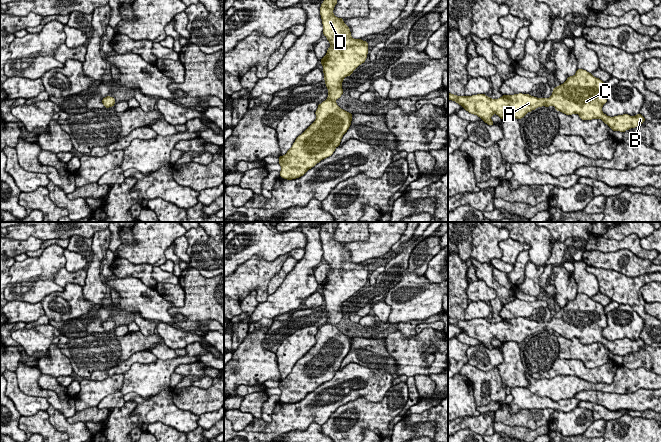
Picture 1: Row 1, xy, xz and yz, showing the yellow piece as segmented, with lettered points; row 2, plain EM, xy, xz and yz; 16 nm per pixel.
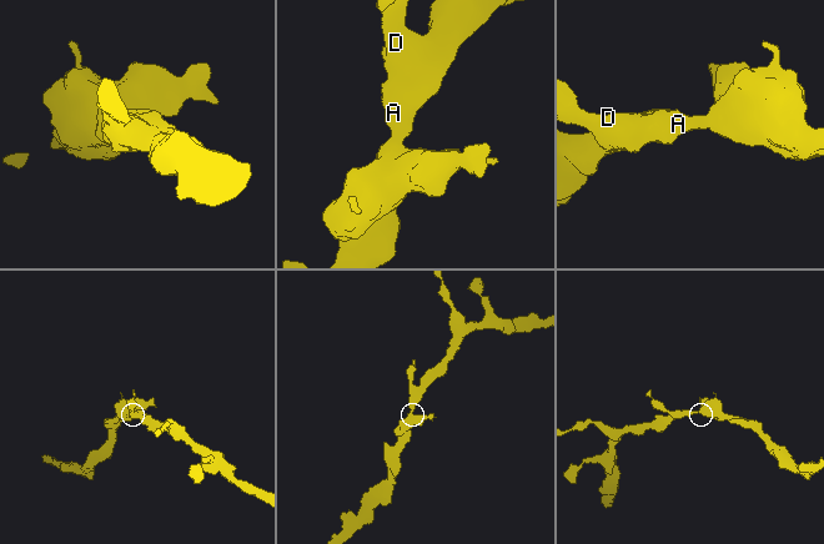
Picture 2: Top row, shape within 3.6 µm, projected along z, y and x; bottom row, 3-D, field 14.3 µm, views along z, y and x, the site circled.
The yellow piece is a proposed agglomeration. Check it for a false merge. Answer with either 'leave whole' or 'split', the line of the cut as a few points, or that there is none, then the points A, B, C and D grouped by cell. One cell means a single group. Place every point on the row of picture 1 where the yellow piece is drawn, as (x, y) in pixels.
leave whole; cut none; groups A B C D

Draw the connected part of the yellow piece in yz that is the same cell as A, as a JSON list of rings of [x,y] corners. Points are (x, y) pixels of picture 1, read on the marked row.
[[[578,69],[574,76],[568,77],[563,84],[553,88],[549,98],[519,93],[491,99],[485,94],[457,96],[448,92],[448,100],[455,101],[490,126],[494,125],[491,120],[493,114],[501,119],[514,117],[519,120],[538,107],[550,105],[566,115],[576,113],[582,120],[599,118],[613,131],[625,132],[645,122],[640,113],[635,116],[623,114],[614,117],[604,114],[602,107],[607,102],[604,82],[583,69]]]

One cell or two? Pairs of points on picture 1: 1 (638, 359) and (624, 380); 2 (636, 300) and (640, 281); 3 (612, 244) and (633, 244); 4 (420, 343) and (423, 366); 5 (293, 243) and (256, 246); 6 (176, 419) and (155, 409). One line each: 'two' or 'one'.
1: two
2: one
3: one
4: one
5: one
6: one

